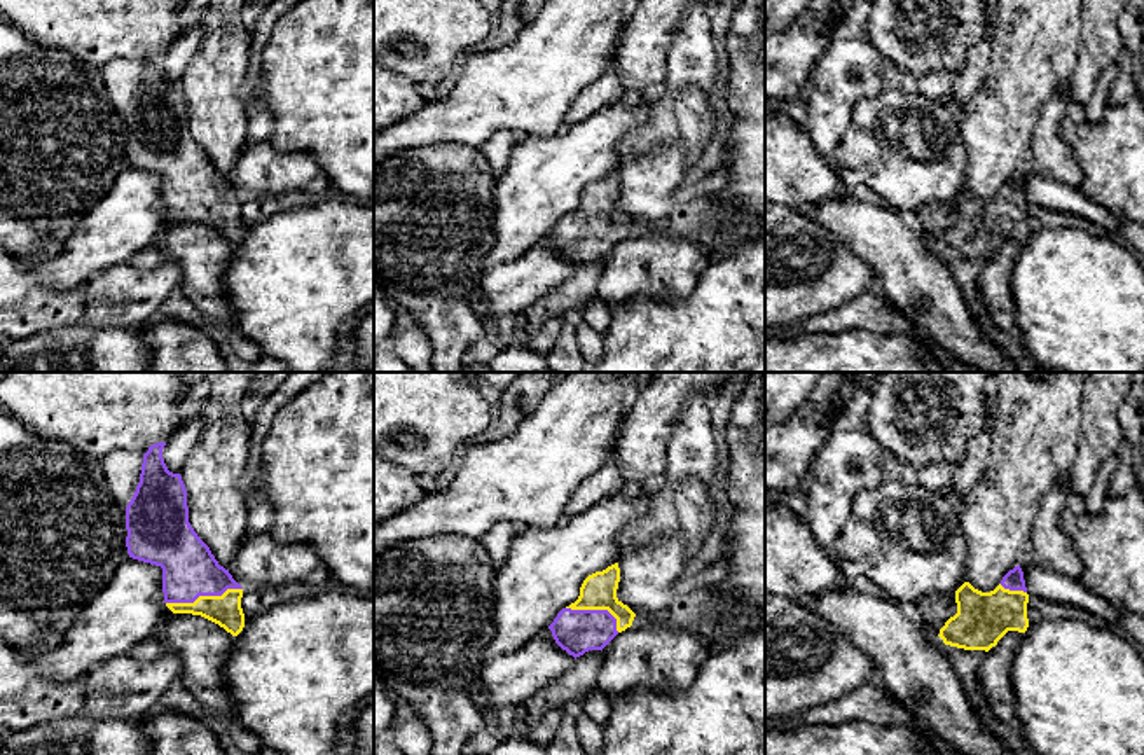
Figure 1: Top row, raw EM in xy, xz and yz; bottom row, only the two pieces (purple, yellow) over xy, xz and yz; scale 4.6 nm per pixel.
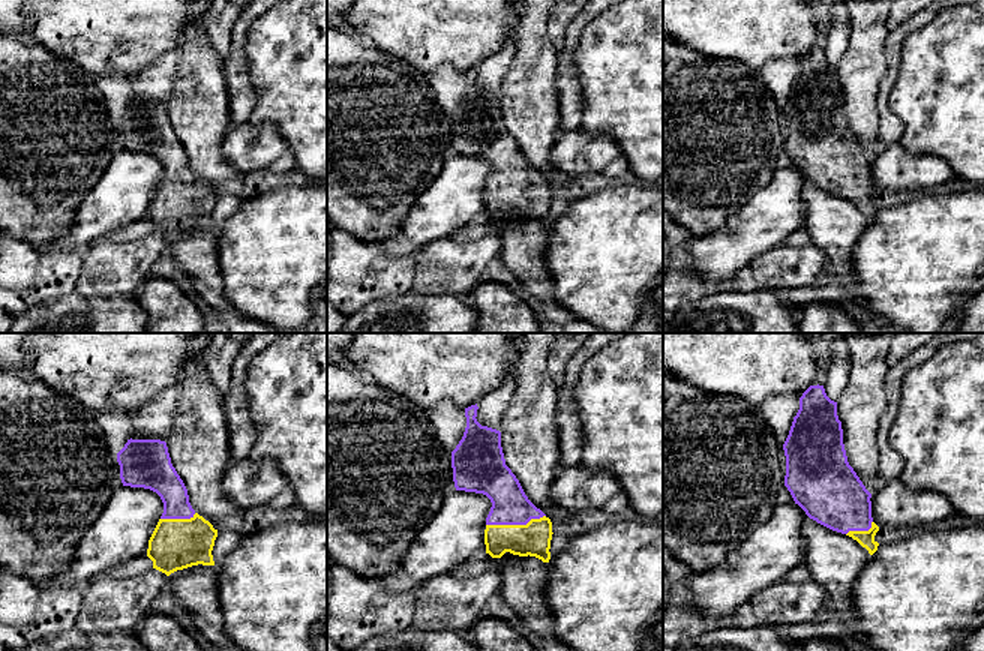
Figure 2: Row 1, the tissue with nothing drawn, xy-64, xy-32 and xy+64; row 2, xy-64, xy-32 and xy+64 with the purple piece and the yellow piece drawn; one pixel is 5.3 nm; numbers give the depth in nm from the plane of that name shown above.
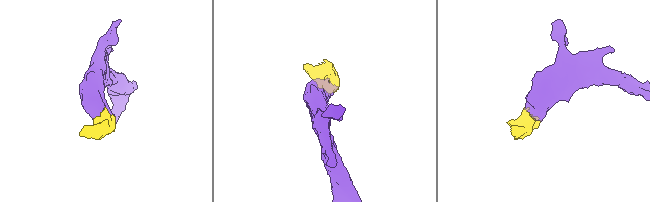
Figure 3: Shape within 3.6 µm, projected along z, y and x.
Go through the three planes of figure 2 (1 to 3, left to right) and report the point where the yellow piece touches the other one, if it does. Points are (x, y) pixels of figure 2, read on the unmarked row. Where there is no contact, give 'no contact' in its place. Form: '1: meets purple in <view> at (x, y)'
1: meets purple in xy-64 at (177, 182)
2: meets purple in xy-32 at (515, 188)
3: meets purple in xy+64 at (861, 194)

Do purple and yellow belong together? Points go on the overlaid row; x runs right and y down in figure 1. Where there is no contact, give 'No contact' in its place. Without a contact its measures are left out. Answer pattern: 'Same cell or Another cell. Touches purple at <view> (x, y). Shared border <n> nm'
Same cell. Touches purple at xy (203, 595). Shared border 360 nm

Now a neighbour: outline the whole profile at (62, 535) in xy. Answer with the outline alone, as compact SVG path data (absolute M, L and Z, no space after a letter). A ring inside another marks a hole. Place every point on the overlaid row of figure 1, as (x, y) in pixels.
M0 409L0 636L3 643L24 657L40 655L61 647L65 633L72 627L86 601L103 591L117 568L129 558L126 537L126 509L114 502L100 461L66 442L35 435L12 414Z

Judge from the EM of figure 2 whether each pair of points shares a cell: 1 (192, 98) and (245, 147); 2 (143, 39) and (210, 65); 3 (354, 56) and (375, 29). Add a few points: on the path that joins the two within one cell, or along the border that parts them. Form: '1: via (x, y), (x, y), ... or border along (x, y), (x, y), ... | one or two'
1: border along (230, 128), (224, 138), (222, 155), (233, 165) | two
2: border along (192, 15), (179, 48) | two
3: border along (354, 30), (380, 50), (396, 57) | two

